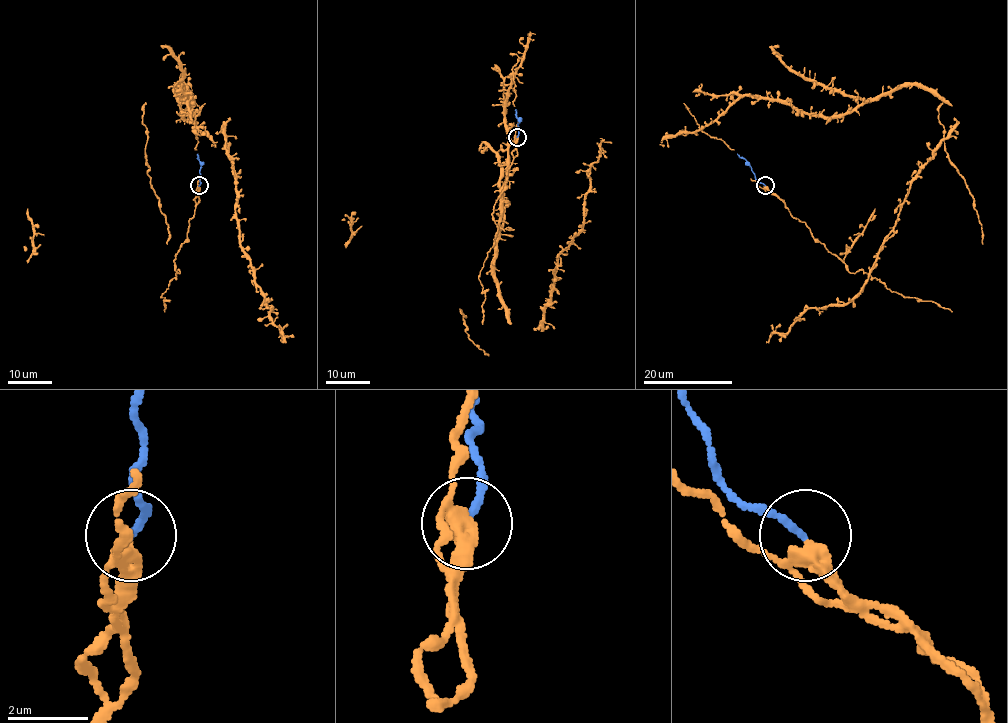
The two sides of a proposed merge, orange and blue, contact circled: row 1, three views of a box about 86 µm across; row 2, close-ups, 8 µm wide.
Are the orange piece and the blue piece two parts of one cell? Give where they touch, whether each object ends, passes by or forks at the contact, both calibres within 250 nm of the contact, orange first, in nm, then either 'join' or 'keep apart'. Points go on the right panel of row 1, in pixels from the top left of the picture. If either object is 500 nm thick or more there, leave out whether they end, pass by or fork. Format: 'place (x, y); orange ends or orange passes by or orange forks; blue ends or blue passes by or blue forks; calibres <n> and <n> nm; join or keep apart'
place (765, 185); orange forks; blue ends; calibres 280 and 170 nm; join

